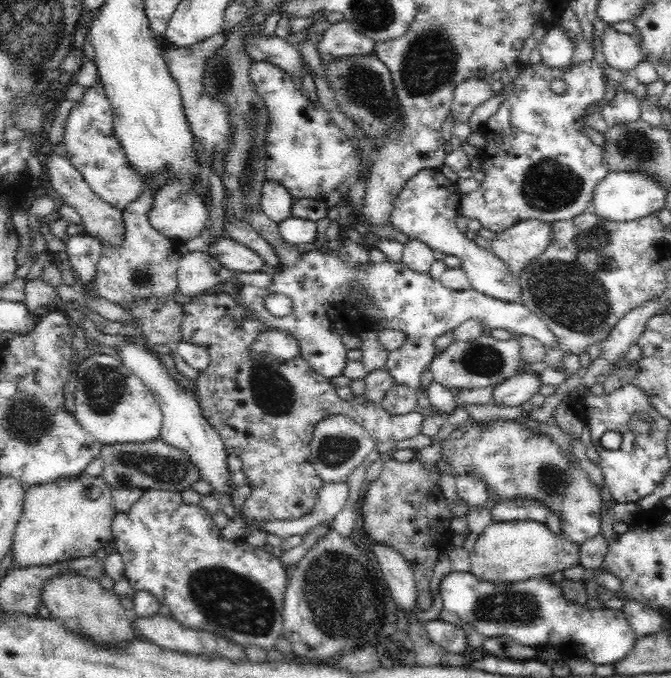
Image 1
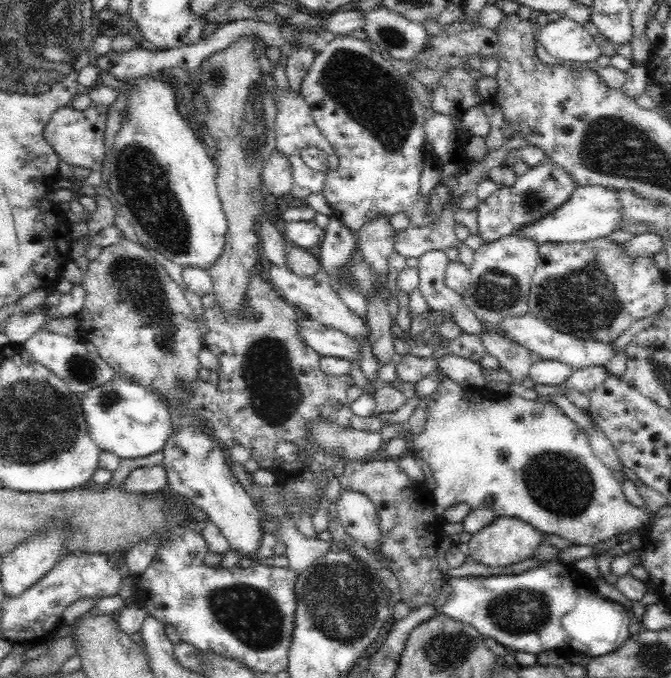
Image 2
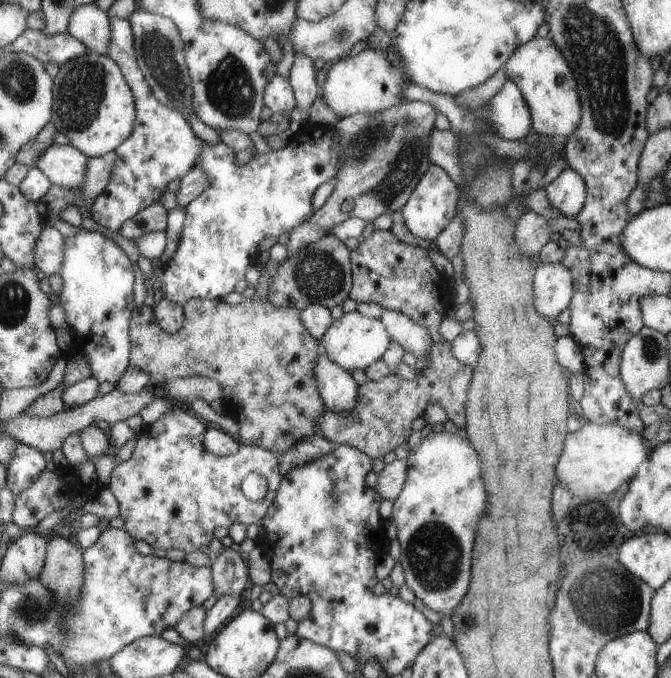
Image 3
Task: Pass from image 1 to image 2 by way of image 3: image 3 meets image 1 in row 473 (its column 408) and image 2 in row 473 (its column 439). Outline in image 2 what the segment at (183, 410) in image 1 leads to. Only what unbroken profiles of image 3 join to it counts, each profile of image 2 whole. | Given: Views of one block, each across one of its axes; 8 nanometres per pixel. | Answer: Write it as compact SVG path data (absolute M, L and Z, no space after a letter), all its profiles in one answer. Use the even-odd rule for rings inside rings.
M182 426L177 434L172 432L163 452L162 464L168 471L169 488L188 498L207 515L228 541L229 550L237 552L241 558L252 558L265 532L255 503L231 473L220 447L196 428Z

